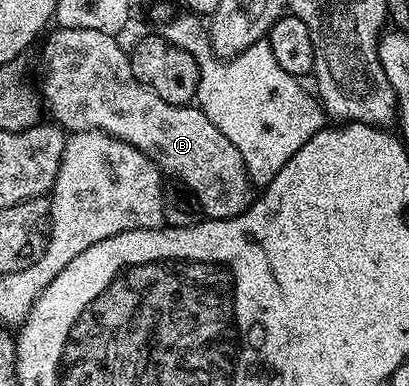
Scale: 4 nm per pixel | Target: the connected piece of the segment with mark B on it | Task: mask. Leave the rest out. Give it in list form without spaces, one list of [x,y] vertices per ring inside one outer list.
[[[58,27],[54,29],[54,32],[52,31],[45,36],[45,39],[47,38],[46,48],[42,51],[42,63],[46,68],[42,71],[40,95],[44,100],[45,106],[48,108],[49,114],[50,111],[54,114],[51,115],[53,122],[70,133],[75,131],[106,131],[109,135],[117,137],[117,139],[128,141],[136,149],[143,151],[153,163],[158,164],[159,168],[167,176],[173,177],[177,182],[185,183],[188,190],[198,199],[198,206],[203,216],[211,219],[231,219],[250,206],[252,200],[255,198],[256,191],[246,172],[244,157],[240,153],[240,149],[236,149],[236,145],[232,145],[232,141],[228,141],[228,137],[224,137],[224,133],[220,133],[220,129],[216,129],[216,125],[212,125],[212,121],[208,121],[208,117],[199,107],[196,105],[187,105],[184,107],[168,105],[168,101],[156,97],[156,93],[152,93],[152,89],[140,85],[140,81],[136,81],[136,77],[132,73],[132,65],[130,64],[130,56],[127,48],[122,48],[117,43],[119,40],[115,36],[109,35],[108,33],[96,33],[96,29],[64,29],[63,27]]]

